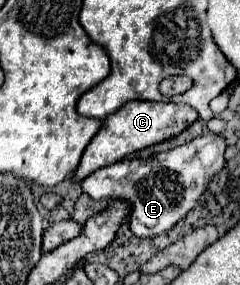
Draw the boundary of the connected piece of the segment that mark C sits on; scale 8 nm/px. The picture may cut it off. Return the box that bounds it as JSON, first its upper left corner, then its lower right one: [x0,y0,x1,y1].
[74,100,198,182]

